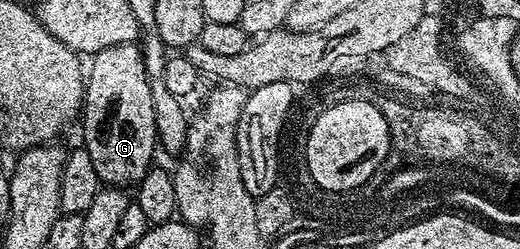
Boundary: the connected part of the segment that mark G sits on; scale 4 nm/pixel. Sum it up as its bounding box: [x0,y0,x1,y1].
[83,42,159,189]

